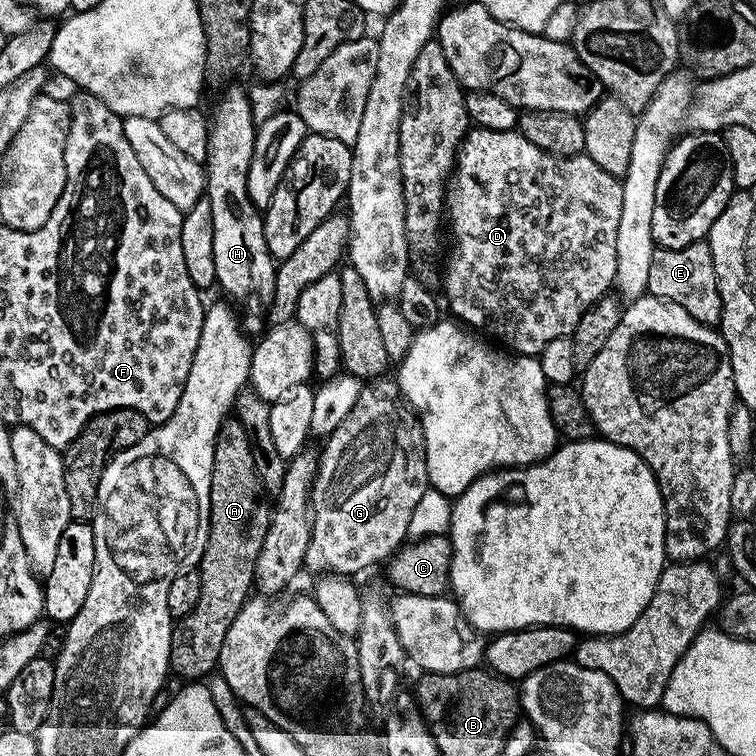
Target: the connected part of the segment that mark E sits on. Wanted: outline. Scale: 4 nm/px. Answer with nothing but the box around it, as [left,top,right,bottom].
[647,242,722,326]

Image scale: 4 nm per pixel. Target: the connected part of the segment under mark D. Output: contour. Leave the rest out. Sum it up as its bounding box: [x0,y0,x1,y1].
[443,127,622,357]

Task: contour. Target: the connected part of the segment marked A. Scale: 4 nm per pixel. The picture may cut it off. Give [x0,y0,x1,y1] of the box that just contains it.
[170,418,270,682]

